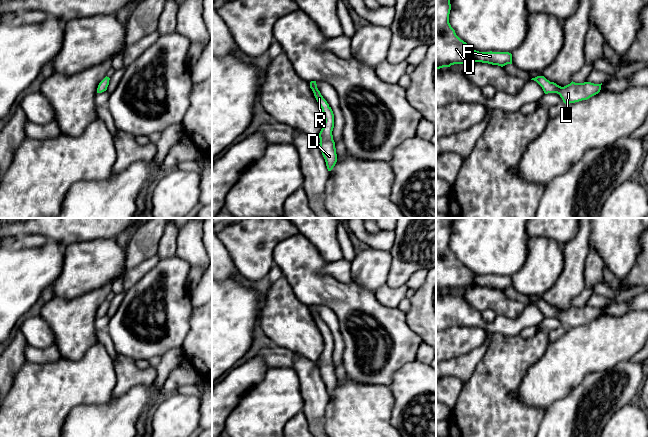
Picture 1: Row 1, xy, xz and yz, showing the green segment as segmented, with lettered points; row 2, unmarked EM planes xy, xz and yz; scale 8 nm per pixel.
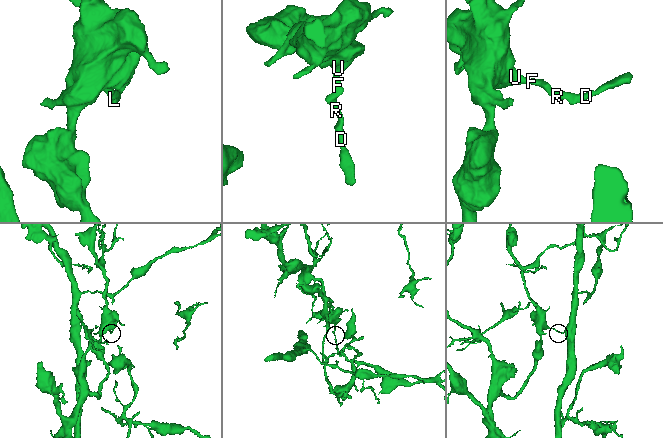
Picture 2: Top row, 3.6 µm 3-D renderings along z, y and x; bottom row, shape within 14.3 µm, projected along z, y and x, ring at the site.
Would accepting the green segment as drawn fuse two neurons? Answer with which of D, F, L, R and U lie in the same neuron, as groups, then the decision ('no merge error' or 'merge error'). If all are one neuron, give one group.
D F L R U; no merge error

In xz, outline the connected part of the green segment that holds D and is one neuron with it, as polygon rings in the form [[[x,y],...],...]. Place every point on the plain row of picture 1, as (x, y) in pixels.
[[[316,305],[310,306],[310,312],[312,313],[314,320],[324,338],[324,350],[321,353],[318,361],[320,362],[320,374],[325,383],[327,393],[328,395],[331,395],[337,386],[335,366],[332,359],[334,352],[334,338],[327,325],[323,322],[318,314]]]

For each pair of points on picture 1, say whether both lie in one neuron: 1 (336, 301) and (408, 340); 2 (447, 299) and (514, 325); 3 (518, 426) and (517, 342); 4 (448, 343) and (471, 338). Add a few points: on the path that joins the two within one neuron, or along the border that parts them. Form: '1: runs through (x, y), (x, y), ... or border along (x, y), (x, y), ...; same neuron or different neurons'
1: runs through (354, 305), (390, 331); same neuron
2: runs through (464, 314), (474, 318), (483, 325), (497, 325); same neuron
3: runs through (506, 405), (506, 363); same neuron
4: runs through (454, 341), (465, 339); same neuron

